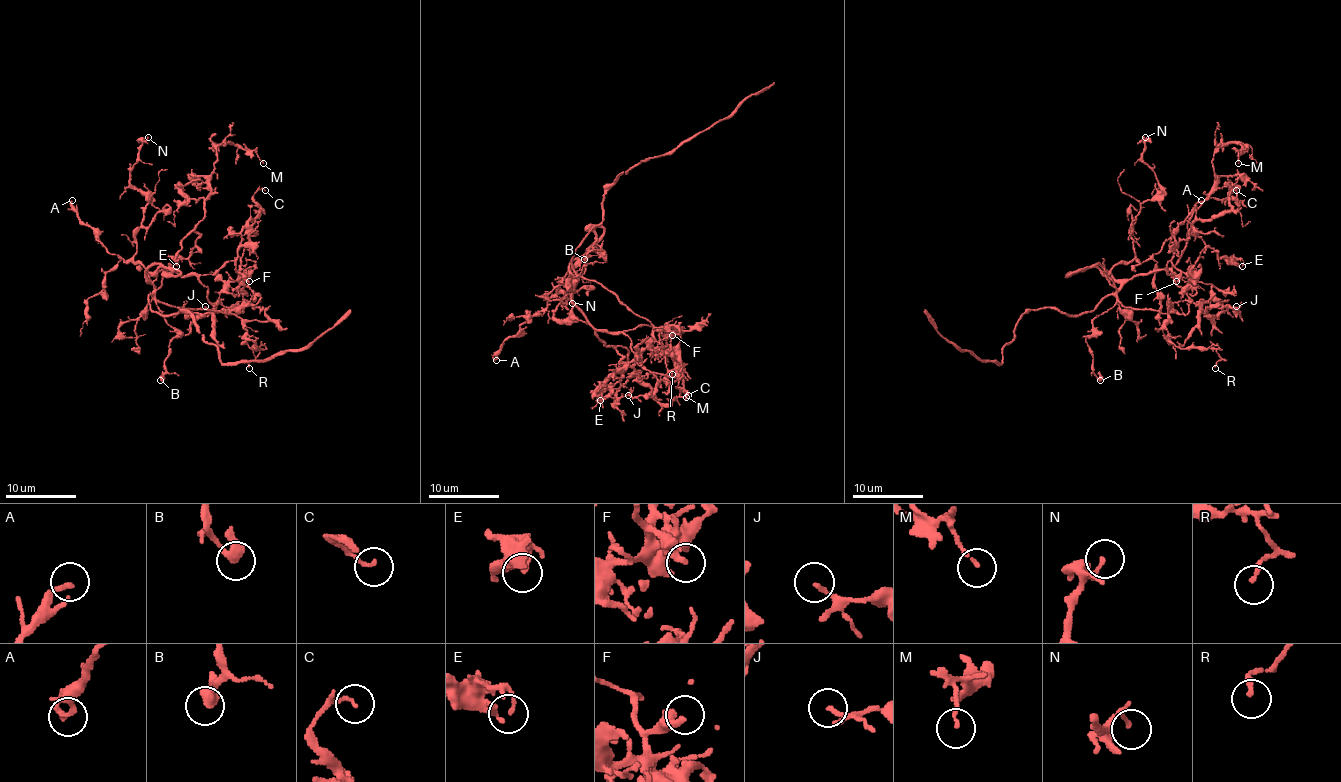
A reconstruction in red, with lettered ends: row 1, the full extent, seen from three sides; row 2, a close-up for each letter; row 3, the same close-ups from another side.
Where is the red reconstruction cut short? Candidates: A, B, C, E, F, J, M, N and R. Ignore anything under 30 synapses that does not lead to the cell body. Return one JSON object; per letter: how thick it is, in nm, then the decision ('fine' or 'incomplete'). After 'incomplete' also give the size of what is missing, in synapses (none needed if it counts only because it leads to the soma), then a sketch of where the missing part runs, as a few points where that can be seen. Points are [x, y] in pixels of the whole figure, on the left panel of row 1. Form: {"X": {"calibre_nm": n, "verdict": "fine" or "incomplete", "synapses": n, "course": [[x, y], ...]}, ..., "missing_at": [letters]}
{"A": {"calibre_nm": 190, "verdict": "fine"}, "B": {"calibre_nm": 320, "verdict": "fine"}, "C": {"calibre_nm": 120, "verdict": "fine"}, "E": {"calibre_nm": 130, "verdict": "fine"}, "F": {"calibre_nm": 360, "verdict": "fine"}, "J": {"calibre_nm": 160, "verdict": "fine"}, "M": {"calibre_nm": 120, "verdict": "fine"}, "N": {"calibre_nm": 90, "verdict": "fine"}, "R": {"calibre_nm": 180, "verdict": "fine"}, "missing_at": []}

